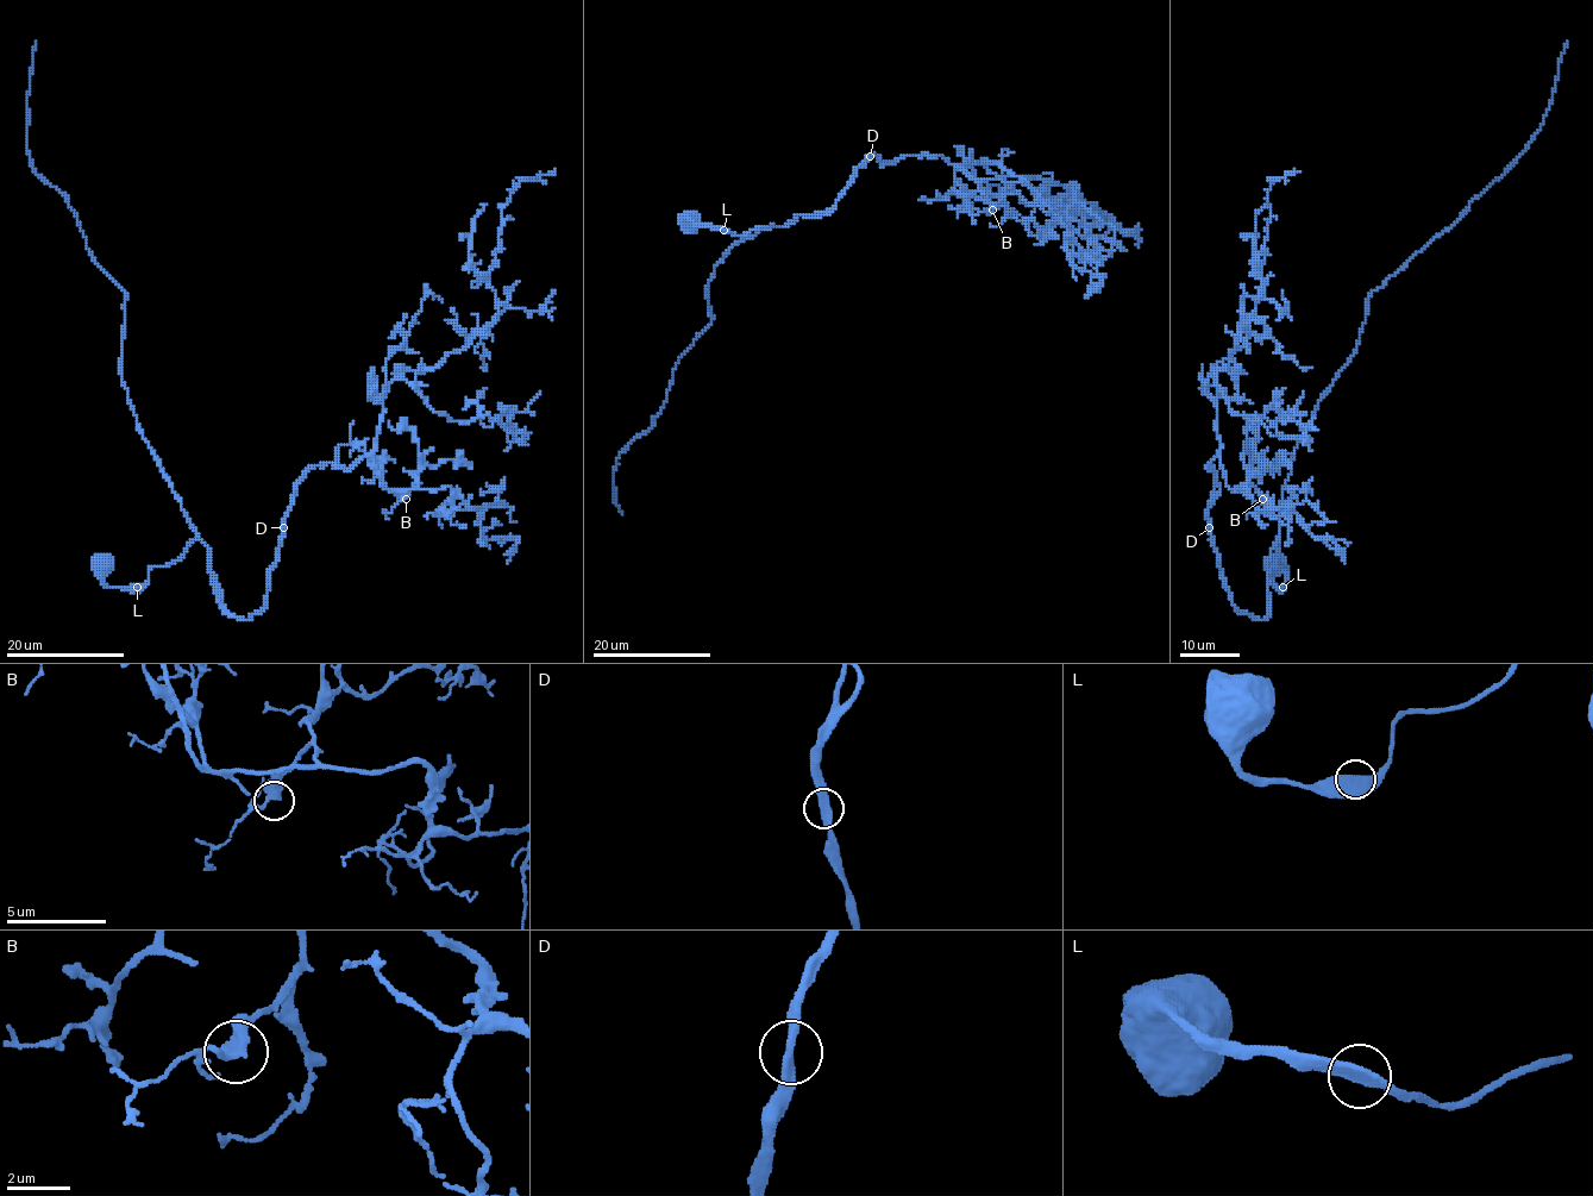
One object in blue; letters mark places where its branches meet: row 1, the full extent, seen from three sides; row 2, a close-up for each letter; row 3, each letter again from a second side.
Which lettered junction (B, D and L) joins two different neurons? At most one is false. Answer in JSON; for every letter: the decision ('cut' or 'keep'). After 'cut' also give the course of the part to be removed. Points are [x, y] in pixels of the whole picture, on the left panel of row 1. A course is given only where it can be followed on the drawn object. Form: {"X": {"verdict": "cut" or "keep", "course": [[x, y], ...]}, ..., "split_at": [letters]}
{"B": {"verdict": "keep"}, "D": {"verdict": "keep"}, "L": {"verdict": "keep"}, "split_at": []}

